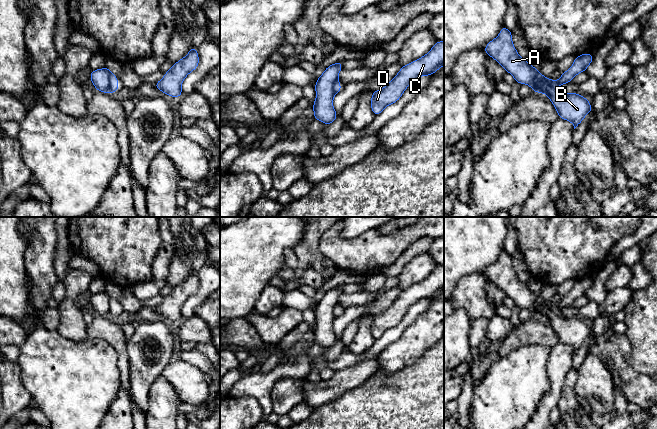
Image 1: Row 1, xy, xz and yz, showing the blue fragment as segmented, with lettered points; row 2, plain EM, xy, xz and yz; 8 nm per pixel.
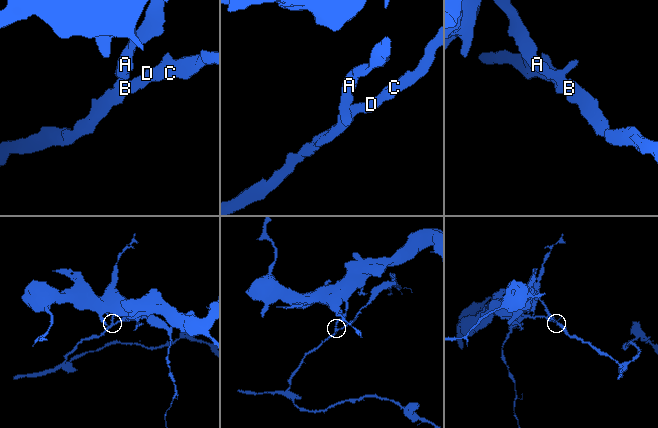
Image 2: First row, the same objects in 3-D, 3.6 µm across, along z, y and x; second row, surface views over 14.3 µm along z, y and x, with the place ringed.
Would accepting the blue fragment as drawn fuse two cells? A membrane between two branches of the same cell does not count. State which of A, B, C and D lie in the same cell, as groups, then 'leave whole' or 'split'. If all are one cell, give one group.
groups A / B C D; split

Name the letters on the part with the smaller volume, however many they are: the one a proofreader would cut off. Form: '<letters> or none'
B, C, D

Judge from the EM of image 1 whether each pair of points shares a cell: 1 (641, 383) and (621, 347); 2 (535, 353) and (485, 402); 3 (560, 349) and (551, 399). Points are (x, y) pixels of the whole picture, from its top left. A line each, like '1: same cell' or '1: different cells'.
1: same cell
2: same cell
3: same cell

